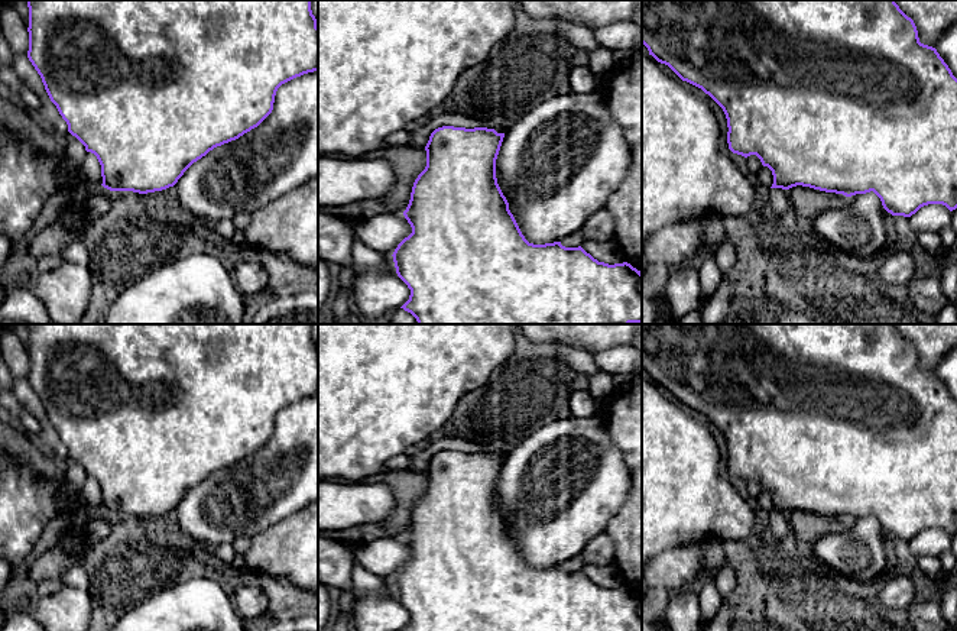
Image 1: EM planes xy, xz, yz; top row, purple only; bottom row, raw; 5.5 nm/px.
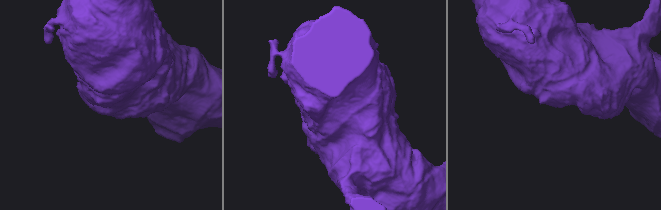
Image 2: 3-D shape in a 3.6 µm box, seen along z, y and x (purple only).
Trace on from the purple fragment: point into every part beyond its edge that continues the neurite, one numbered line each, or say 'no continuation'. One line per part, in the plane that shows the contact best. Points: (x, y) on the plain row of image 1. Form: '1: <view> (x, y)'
1: yz (779, 523)

